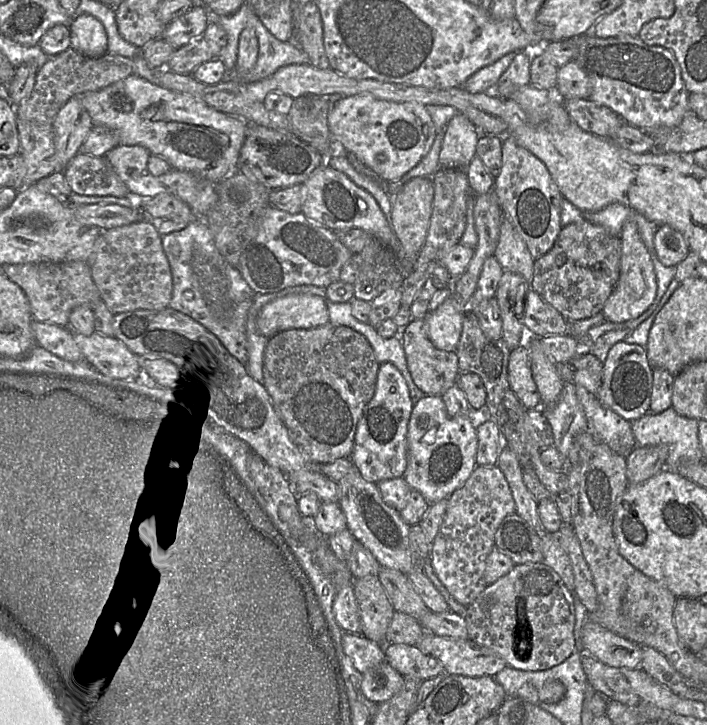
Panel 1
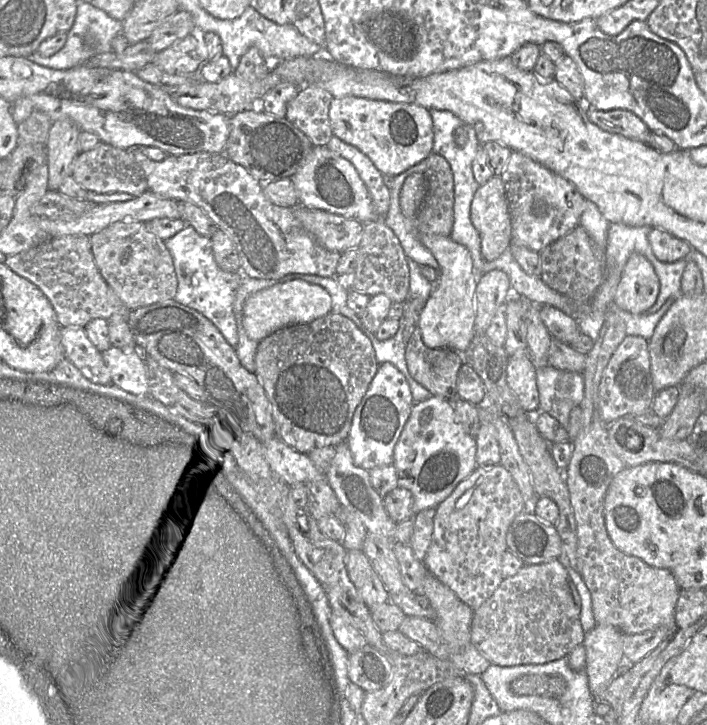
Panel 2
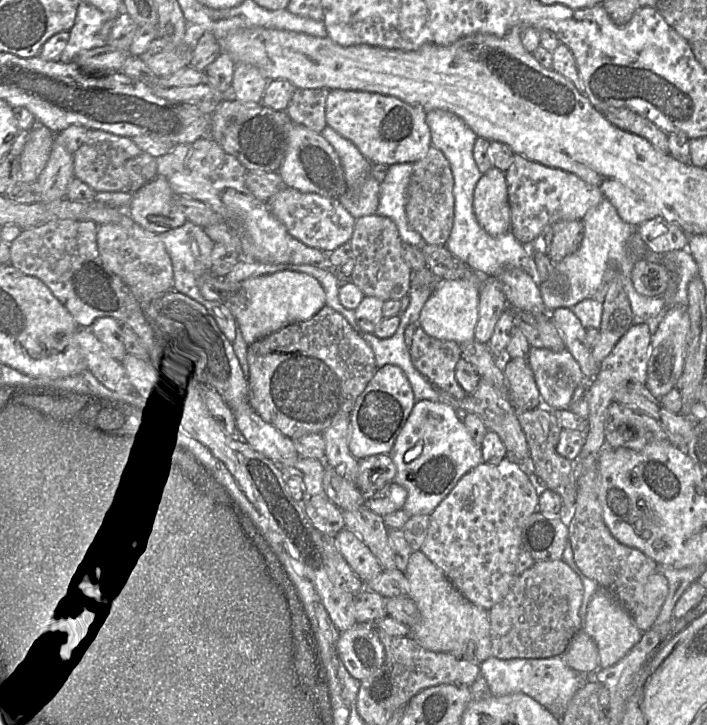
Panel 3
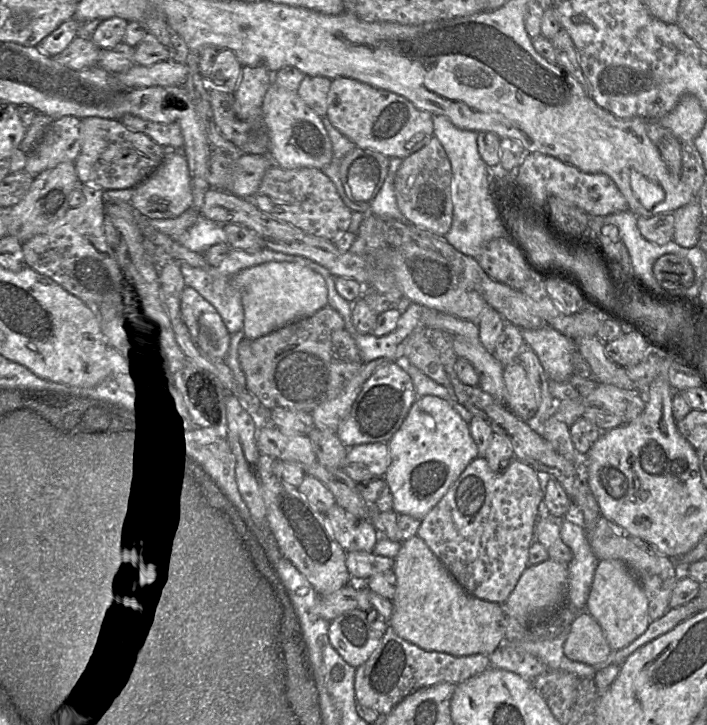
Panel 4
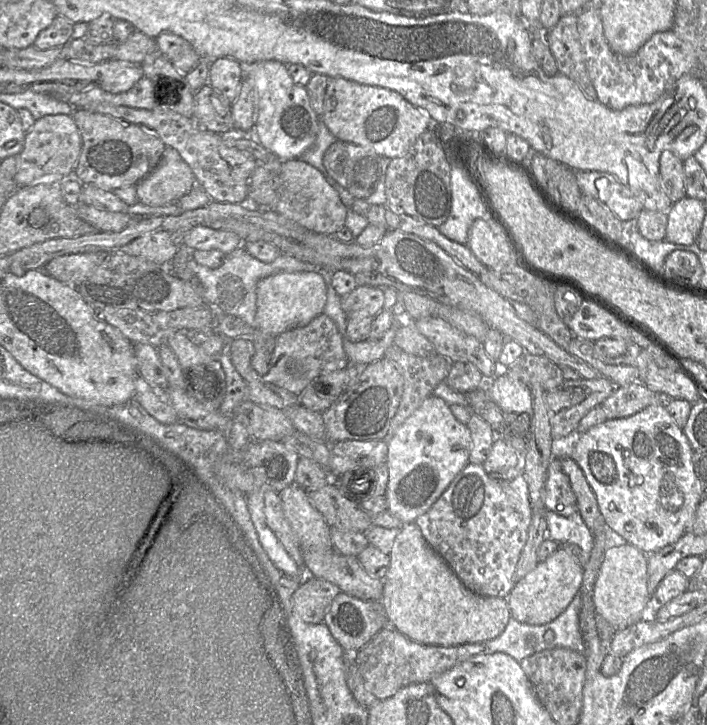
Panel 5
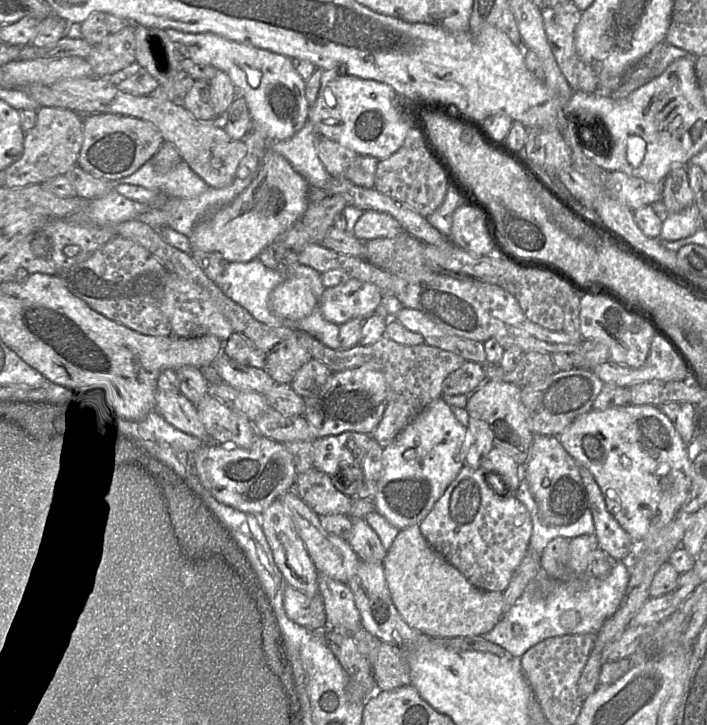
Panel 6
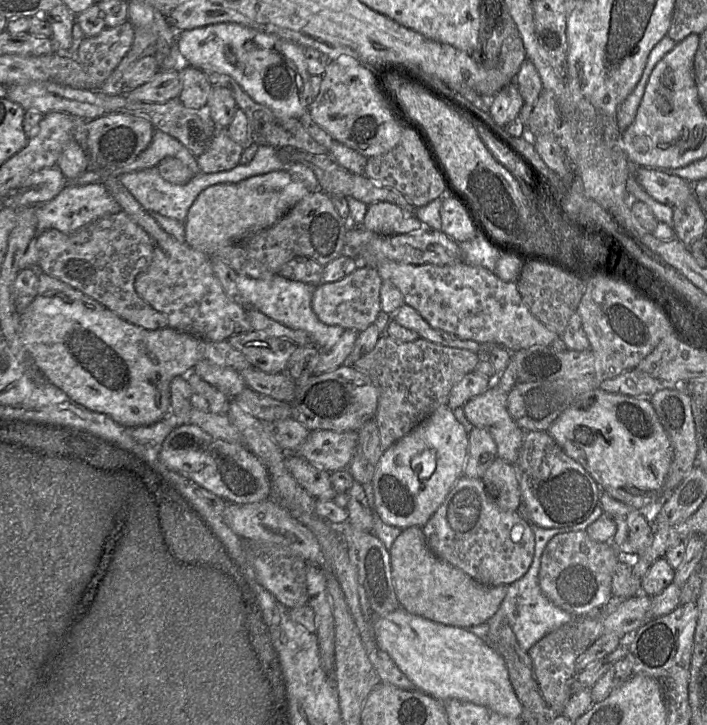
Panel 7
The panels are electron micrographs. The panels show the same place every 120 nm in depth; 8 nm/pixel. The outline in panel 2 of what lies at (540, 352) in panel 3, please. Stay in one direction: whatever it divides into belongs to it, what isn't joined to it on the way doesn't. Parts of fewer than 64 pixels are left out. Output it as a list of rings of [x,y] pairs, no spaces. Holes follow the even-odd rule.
[[[546,365],[536,368],[536,379],[539,410],[550,414],[568,430],[570,412],[584,397],[583,373]]]

